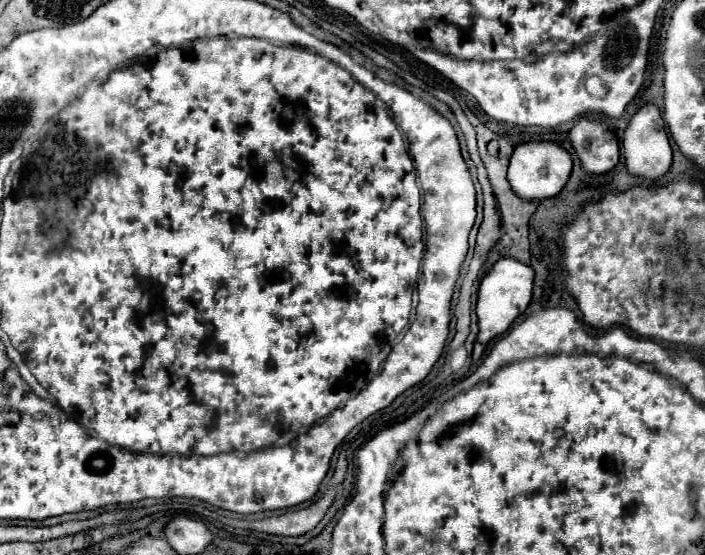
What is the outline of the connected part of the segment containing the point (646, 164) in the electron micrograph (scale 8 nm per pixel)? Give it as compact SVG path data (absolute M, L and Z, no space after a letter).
M645 104L629 122L625 136L623 136L623 154L627 172L645 180L657 180L667 174L673 162L673 150L669 144L669 134L665 128L665 122L661 118L661 112L653 104Z

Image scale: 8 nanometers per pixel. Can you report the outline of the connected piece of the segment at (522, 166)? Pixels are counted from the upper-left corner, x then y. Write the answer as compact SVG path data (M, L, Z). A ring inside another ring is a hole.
M527 142L519 144L509 164L509 184L513 192L523 200L545 200L557 196L571 176L571 156L559 144L553 142Z

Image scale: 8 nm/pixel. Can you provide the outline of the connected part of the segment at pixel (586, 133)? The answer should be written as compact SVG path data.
M581 118L569 132L571 146L589 174L605 174L619 162L617 138L603 122Z

